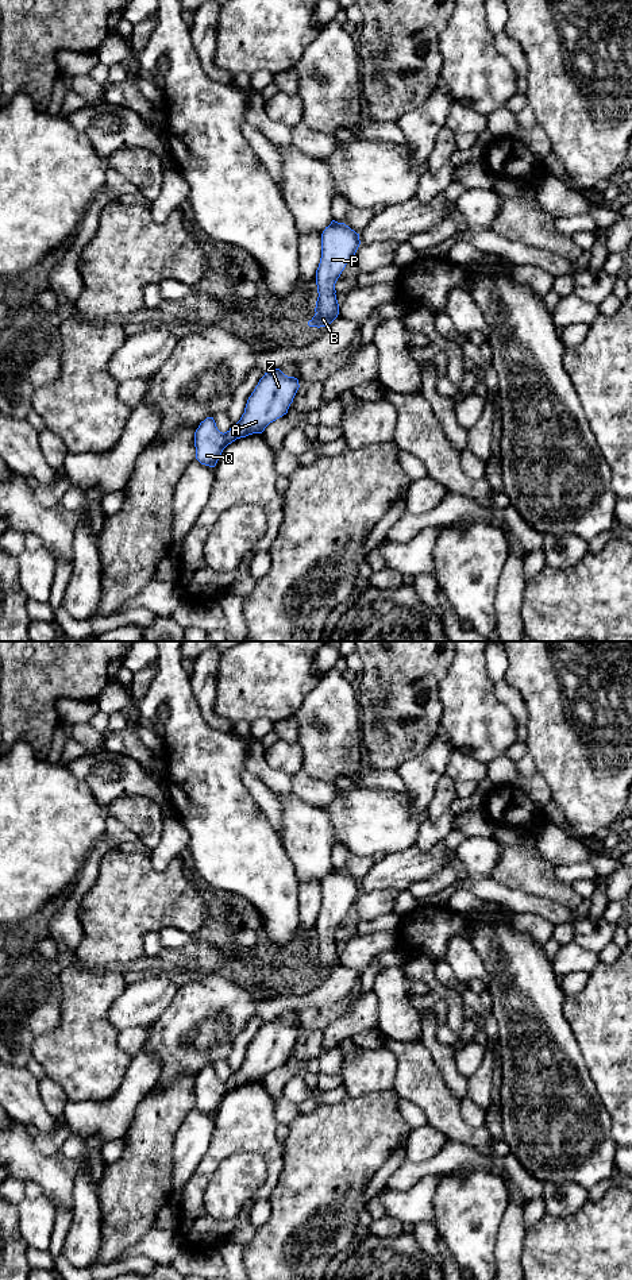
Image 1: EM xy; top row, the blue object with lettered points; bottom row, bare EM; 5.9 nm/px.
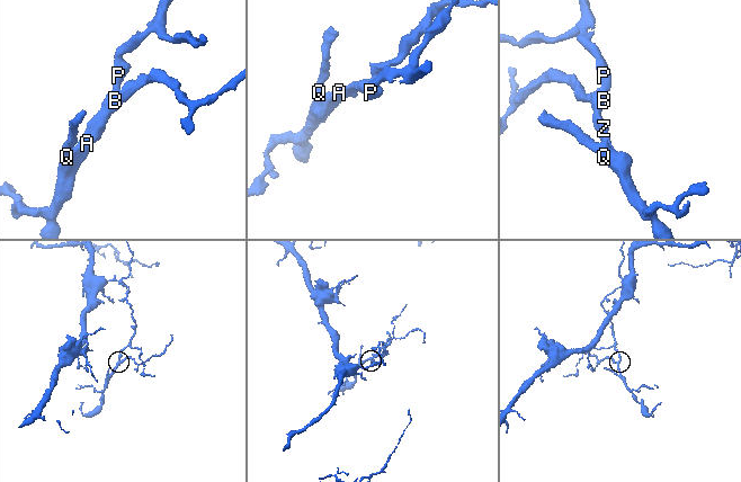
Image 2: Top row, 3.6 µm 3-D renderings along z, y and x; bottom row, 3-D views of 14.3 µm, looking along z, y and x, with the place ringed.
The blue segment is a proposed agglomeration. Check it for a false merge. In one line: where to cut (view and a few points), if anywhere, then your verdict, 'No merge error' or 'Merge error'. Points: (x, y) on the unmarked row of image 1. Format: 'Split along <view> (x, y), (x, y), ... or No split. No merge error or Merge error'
No split. No merge error

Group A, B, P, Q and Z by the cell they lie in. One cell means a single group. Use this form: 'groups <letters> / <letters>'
groups A B P Q Z

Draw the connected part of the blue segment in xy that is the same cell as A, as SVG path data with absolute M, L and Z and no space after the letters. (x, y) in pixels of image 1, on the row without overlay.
M280 1017L265 1021L247 1048L240 1068L227 1080L220 1080L213 1065L207 1065L194 1080L196 1107L215 1115L223 1098L236 1087L262 1082L265 1076L288 1061L298 1038L298 1028Z

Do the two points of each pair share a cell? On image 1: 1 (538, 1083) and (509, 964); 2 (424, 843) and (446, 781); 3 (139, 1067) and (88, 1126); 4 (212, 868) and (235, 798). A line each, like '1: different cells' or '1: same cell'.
1: same cell
2: same cell
3: same cell
4: same cell

